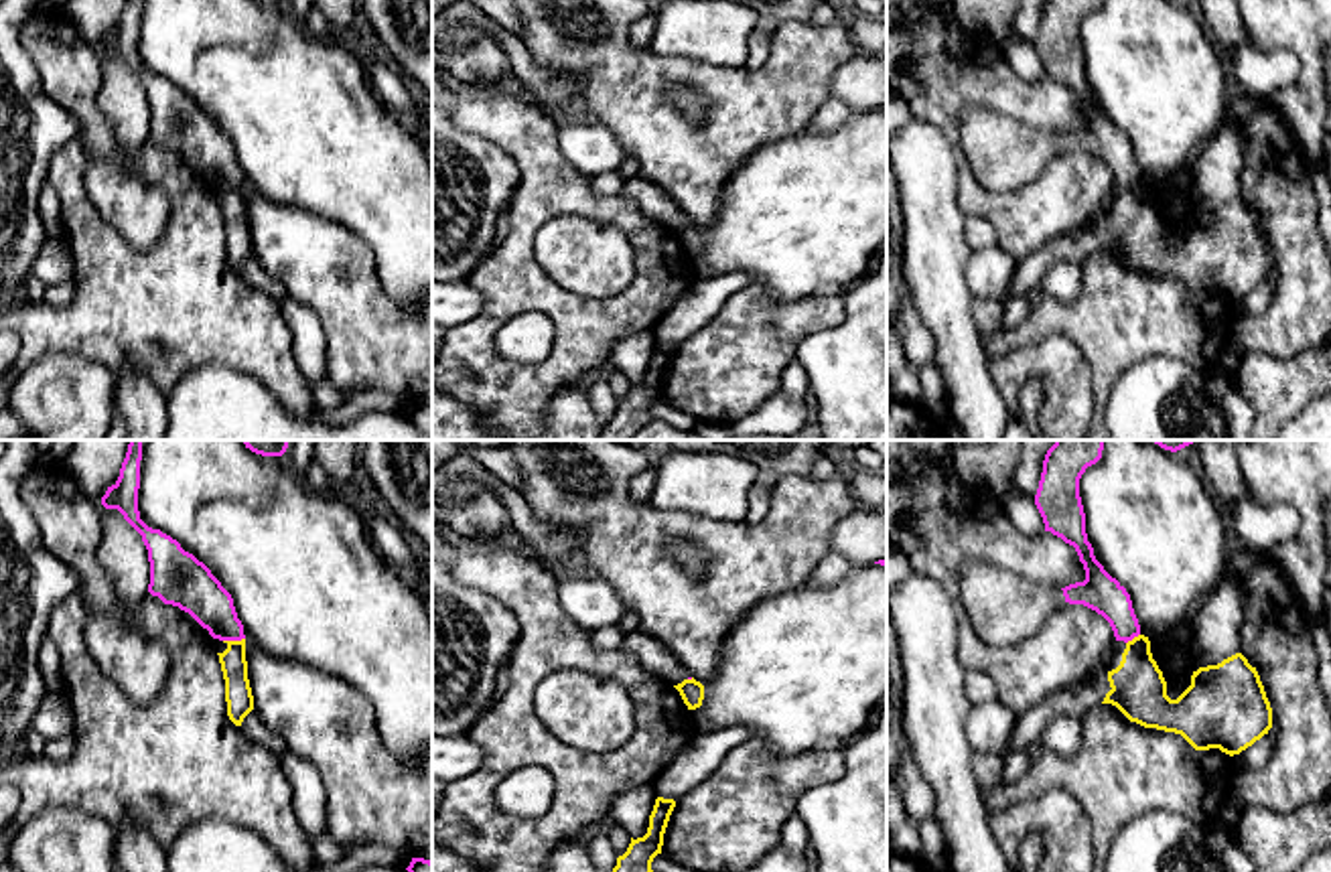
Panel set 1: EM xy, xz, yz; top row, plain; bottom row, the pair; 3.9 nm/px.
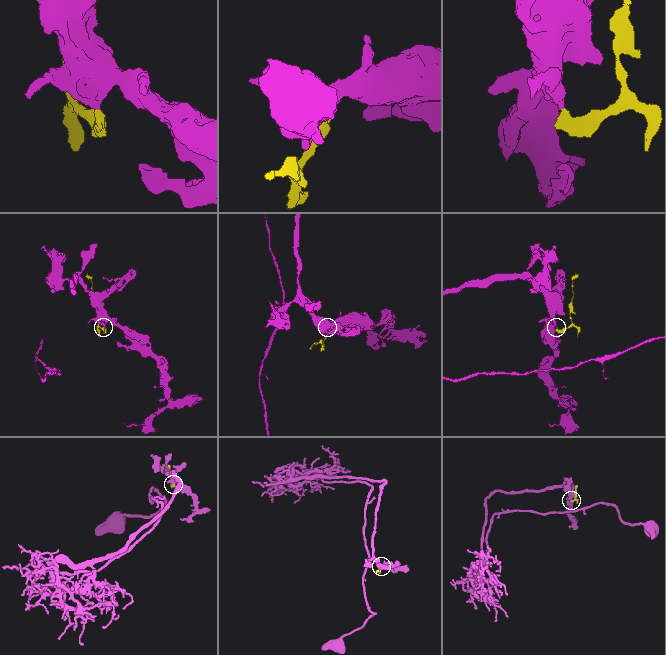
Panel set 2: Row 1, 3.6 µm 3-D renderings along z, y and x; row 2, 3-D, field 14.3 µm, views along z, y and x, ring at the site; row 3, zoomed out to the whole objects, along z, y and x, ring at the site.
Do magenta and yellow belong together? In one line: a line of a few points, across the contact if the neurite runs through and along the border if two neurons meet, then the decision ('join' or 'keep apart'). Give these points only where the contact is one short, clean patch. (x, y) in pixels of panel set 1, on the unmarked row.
xy (244, 183), (224, 187) | keep apart

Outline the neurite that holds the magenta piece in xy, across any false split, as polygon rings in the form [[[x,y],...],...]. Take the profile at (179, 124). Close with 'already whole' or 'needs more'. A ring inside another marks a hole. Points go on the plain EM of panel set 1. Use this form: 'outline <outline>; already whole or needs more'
outline [[[126,0],[120,22],[112,32],[108,32],[101,51],[106,55],[118,55],[142,81],[150,107],[148,138],[158,142],[164,150],[189,158],[213,185],[246,185],[233,144],[211,116],[193,99],[185,97],[177,85],[160,75],[148,73],[140,65],[140,6],[142,0]]]; already whole

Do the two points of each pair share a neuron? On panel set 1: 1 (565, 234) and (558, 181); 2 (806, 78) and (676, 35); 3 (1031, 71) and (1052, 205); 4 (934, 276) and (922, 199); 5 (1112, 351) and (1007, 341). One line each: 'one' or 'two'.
1: two
2: two
3: two
4: one
5: one

